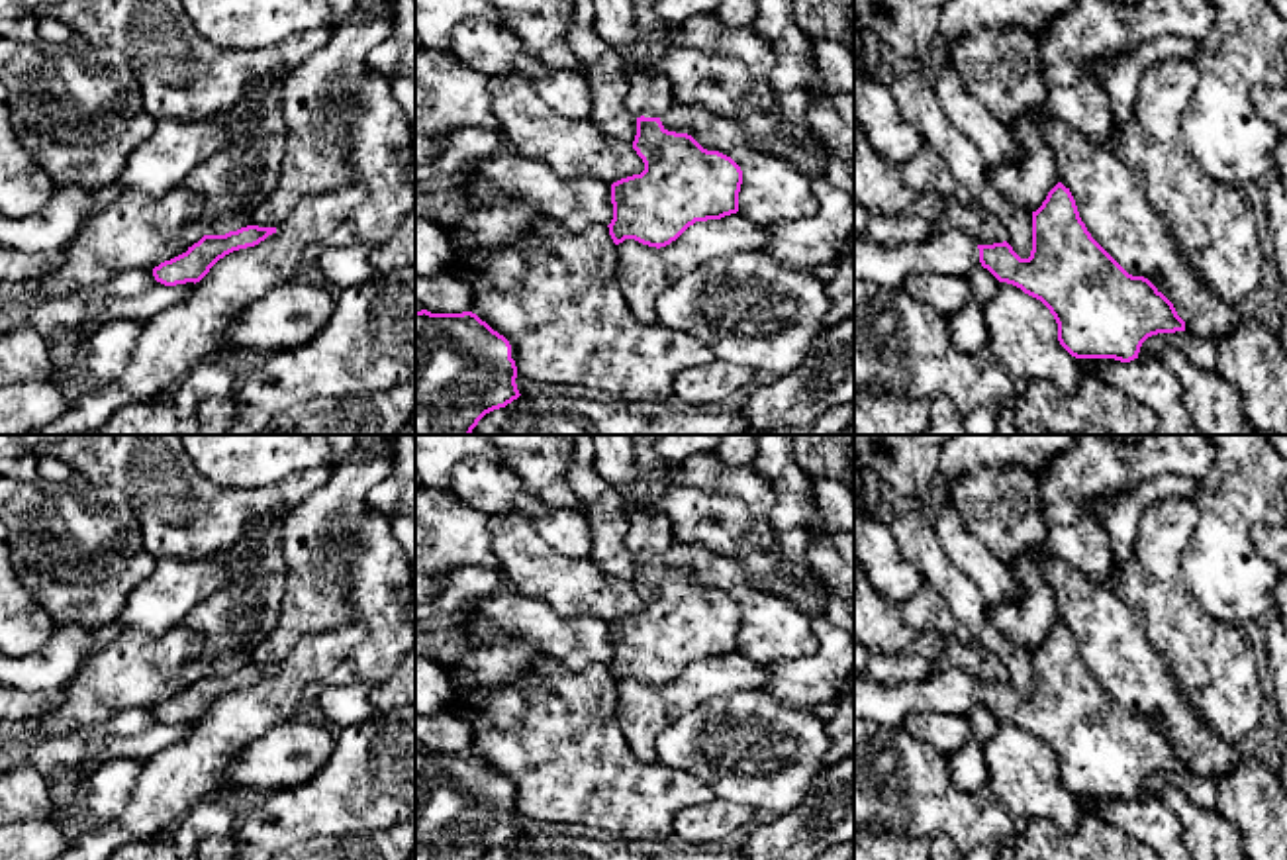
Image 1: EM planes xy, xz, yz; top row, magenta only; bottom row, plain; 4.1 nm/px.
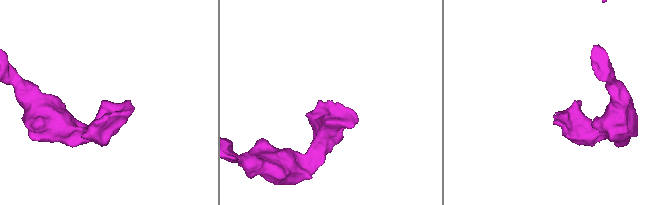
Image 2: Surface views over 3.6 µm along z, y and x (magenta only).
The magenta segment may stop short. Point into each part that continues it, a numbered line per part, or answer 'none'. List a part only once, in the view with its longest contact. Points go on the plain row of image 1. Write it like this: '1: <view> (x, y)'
1: xz (649, 533)

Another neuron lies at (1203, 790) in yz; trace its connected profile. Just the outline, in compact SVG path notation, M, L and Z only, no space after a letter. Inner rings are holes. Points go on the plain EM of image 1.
M1189 770L1158 772L1142 782L1138 795L1160 797L1166 786L1173 786L1181 789L1201 809L1216 813L1220 784L1222 778L1218 776L1197 776Z

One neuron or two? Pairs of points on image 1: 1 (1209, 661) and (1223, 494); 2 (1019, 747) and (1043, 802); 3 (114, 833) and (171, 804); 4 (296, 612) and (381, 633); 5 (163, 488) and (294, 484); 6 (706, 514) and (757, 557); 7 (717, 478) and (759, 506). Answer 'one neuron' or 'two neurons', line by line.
1: two neurons
2: one neuron
3: one neuron
4: one neuron
5: one neuron
6: one neuron
7: one neuron

